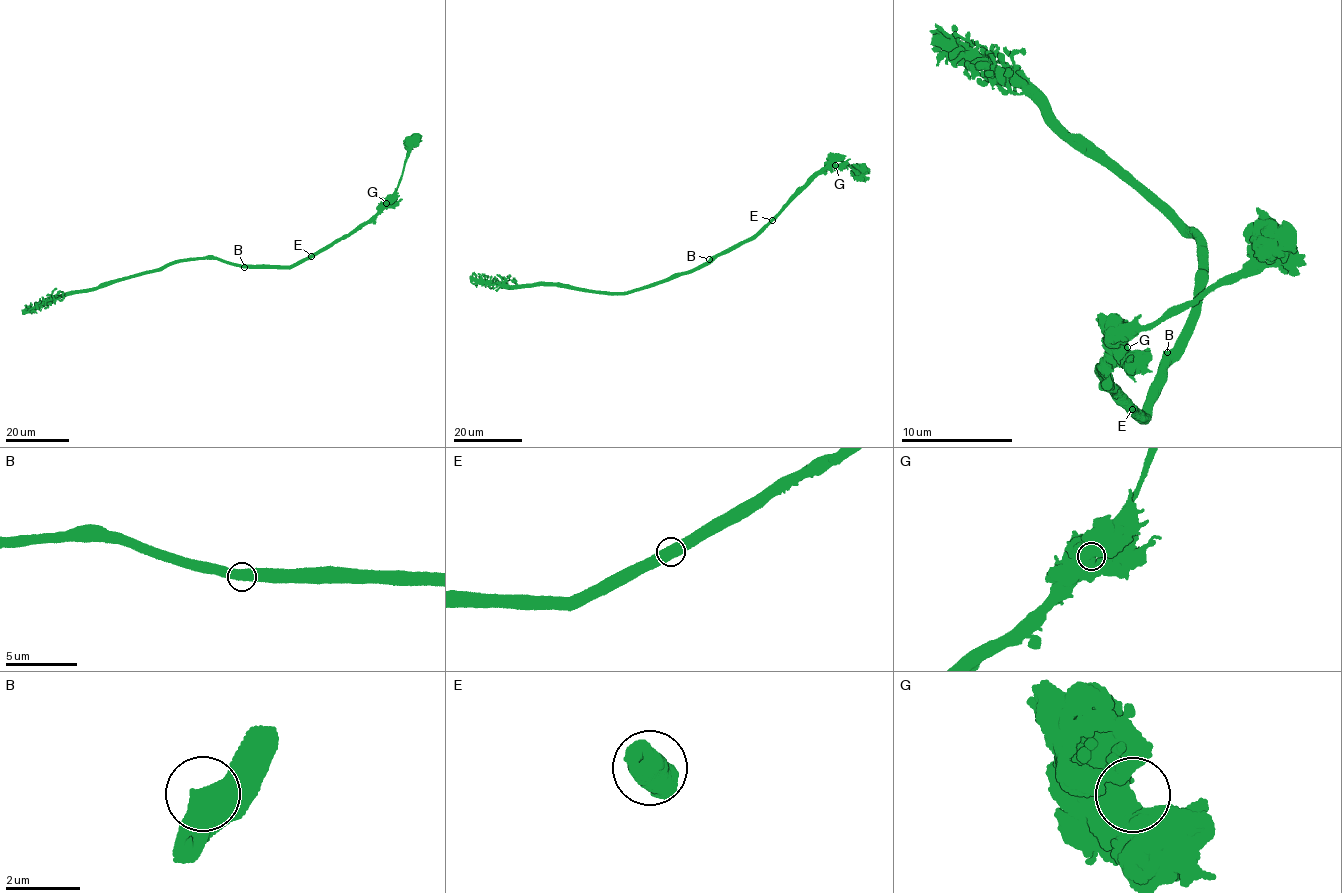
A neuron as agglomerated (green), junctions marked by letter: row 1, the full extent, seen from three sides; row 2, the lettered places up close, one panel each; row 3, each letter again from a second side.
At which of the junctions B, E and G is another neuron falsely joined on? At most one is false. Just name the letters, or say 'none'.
none

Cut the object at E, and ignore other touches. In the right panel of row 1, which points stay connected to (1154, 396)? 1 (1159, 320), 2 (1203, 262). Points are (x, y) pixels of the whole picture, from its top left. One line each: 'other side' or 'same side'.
1: other side
2: same side

